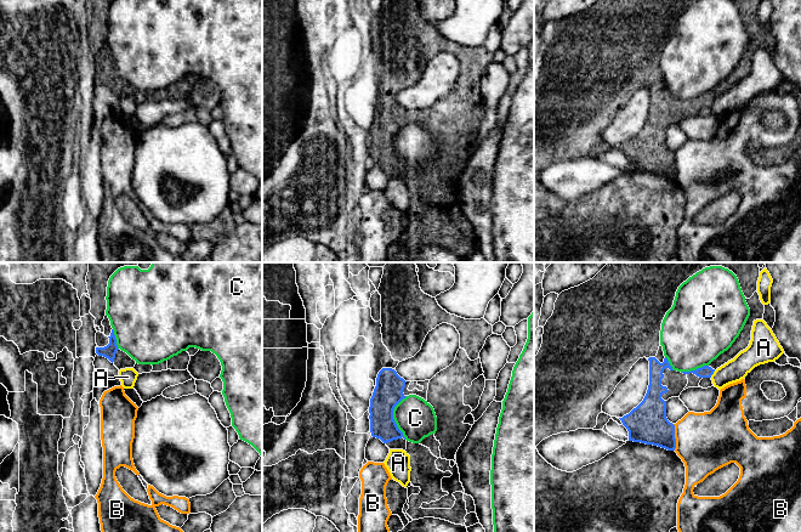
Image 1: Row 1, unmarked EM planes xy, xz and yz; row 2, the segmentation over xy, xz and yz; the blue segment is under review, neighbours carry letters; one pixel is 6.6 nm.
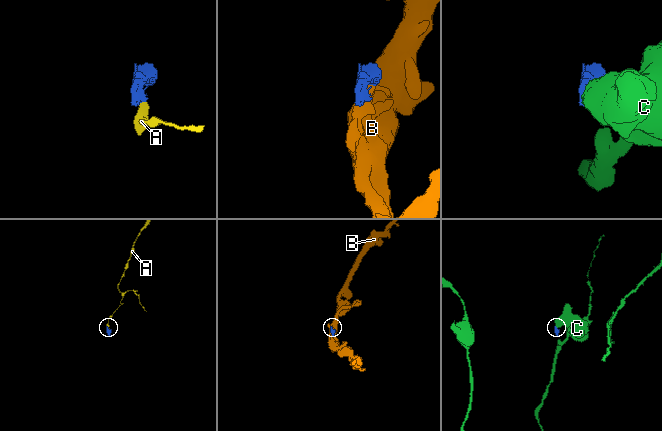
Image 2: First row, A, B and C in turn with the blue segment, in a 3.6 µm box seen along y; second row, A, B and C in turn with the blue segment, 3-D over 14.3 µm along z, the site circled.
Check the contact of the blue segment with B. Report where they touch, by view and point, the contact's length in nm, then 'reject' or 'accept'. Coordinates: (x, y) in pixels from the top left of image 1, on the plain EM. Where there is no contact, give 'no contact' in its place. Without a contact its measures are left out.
contact yz (674, 165); length 180 nm; reject

